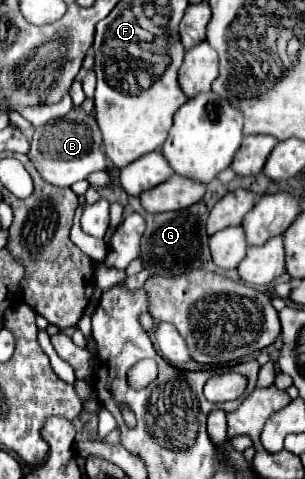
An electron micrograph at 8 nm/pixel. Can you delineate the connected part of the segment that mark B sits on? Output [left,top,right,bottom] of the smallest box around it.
[28,109,108,187]

